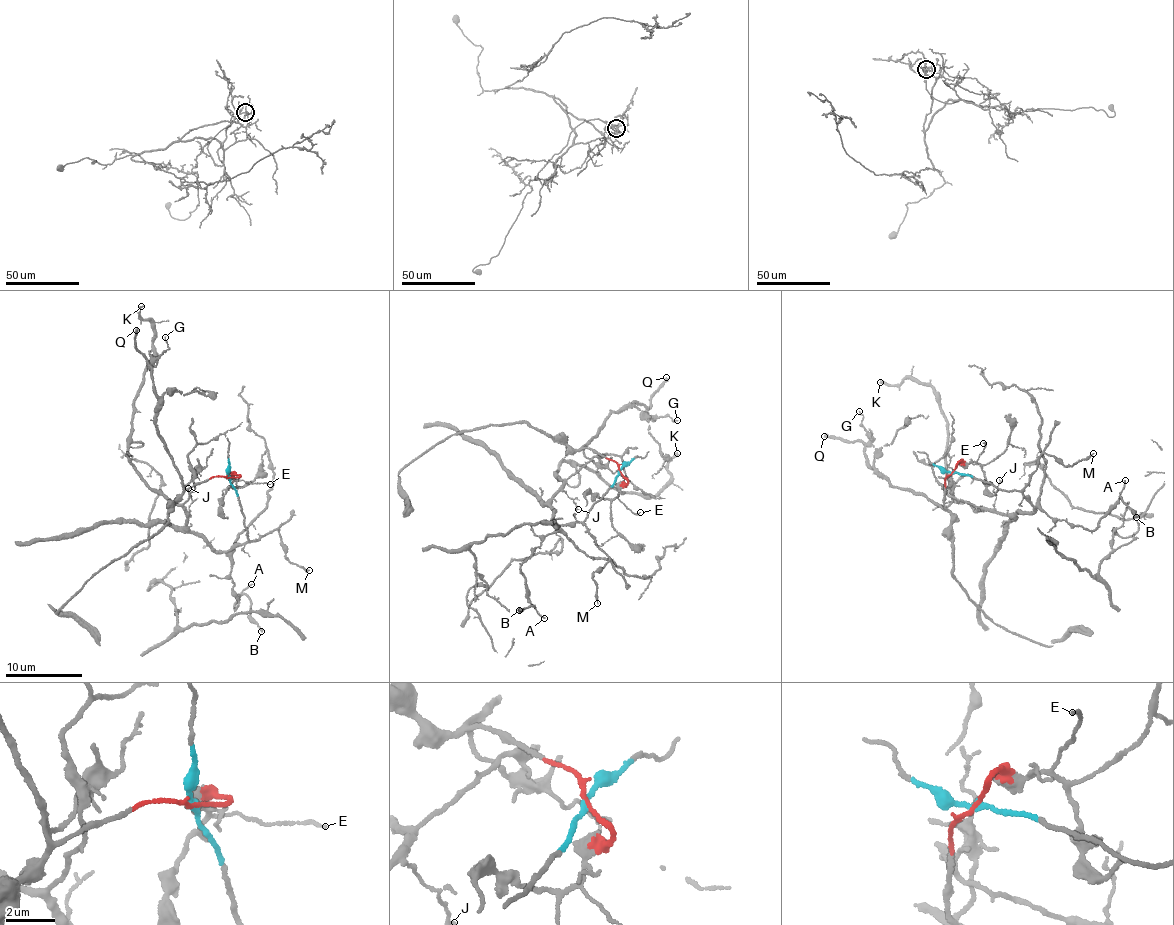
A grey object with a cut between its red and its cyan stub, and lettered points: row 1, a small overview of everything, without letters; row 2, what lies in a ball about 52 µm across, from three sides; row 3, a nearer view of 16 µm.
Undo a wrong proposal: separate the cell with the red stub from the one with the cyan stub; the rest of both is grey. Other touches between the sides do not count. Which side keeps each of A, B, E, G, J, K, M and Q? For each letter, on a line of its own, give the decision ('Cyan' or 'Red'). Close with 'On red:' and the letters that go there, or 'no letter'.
A: Cyan
B: Cyan
E: Red
G: Red
J: Cyan
K: Cyan
M: Cyan
Q: Red
On red: E, G, Q

